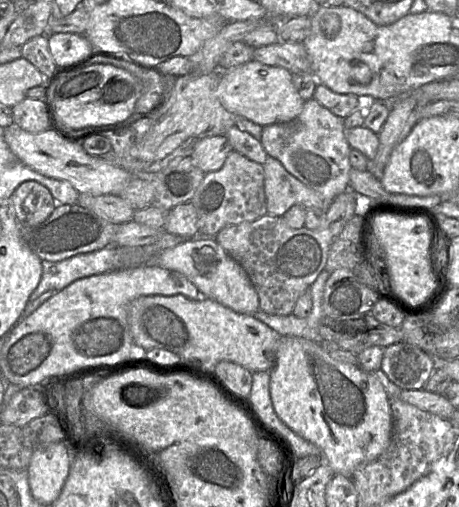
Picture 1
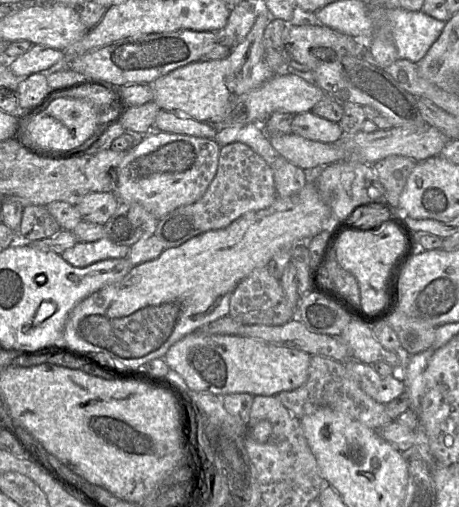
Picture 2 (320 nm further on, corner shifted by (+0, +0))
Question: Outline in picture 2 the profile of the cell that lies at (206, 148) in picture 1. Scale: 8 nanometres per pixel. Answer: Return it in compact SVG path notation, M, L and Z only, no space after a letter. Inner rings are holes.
M151 131L144 136L138 136L138 141L127 151L117 167L117 181L113 193L119 203L137 202L156 218L161 219L180 206L198 201L205 194L216 175L219 154L220 146L214 139Z

